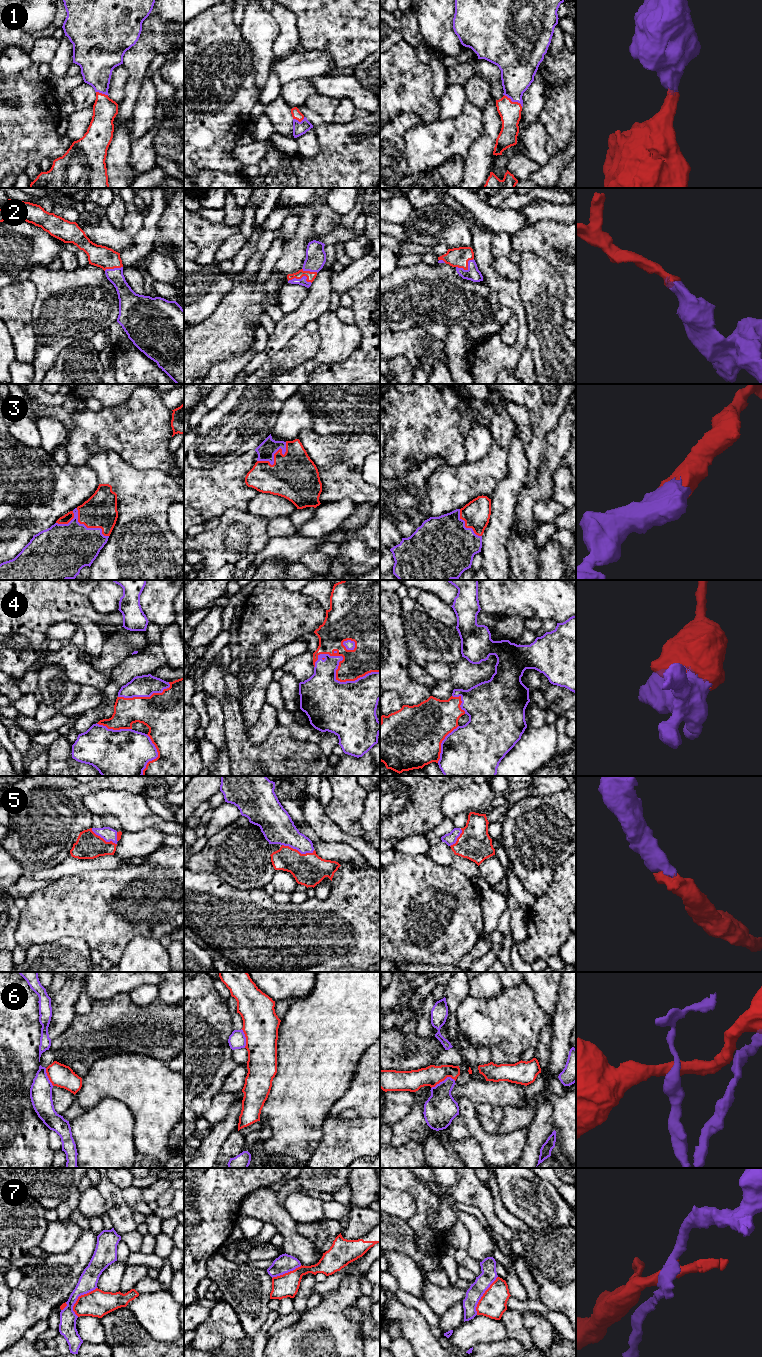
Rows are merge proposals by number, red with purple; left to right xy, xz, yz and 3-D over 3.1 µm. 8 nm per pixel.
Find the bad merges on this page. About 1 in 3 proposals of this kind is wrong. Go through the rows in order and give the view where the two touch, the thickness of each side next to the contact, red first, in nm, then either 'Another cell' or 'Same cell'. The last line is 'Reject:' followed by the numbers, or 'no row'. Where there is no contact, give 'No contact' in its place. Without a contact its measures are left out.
1: Touches red in yz. Thickness 180 nm (red) against 280 nm. Same cell
2: Touches red in xz. Thickness 70 nm (red) against 60 nm. Same cell
3: Touches red in xz. Thickness 380 nm (red) against 140 nm. Same cell
4: Touches red in xz. Thickness 220 nm (red) against 400 nm. Same cell
5: Touches red in xz. Thickness 260 nm (red) against 260 nm. Same cell
6: Touches red in yz. Thickness 170 nm (red) against 260 nm. Another cell
7: Touches red in xy. Thickness 220 nm (red) against 150 nm. Another cell
Reject: 6, 7

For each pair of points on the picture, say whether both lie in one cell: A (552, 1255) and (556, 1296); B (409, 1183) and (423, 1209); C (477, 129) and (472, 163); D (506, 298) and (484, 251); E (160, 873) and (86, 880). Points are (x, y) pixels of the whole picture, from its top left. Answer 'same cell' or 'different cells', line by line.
A: same cell
B: same cell
C: different cells
D: same cell
E: same cell

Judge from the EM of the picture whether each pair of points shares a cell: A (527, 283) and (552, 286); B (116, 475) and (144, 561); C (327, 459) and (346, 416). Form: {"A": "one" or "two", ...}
{"A": "one", "B": "one", "C": "two"}

